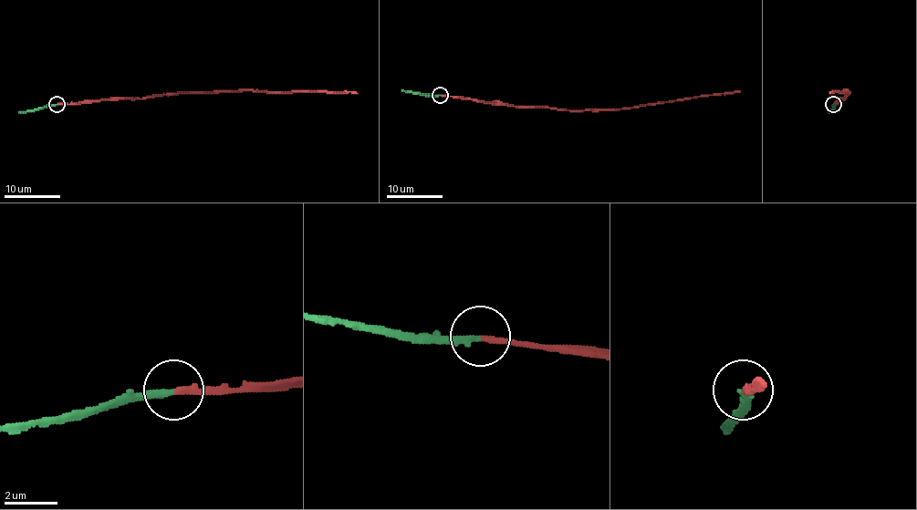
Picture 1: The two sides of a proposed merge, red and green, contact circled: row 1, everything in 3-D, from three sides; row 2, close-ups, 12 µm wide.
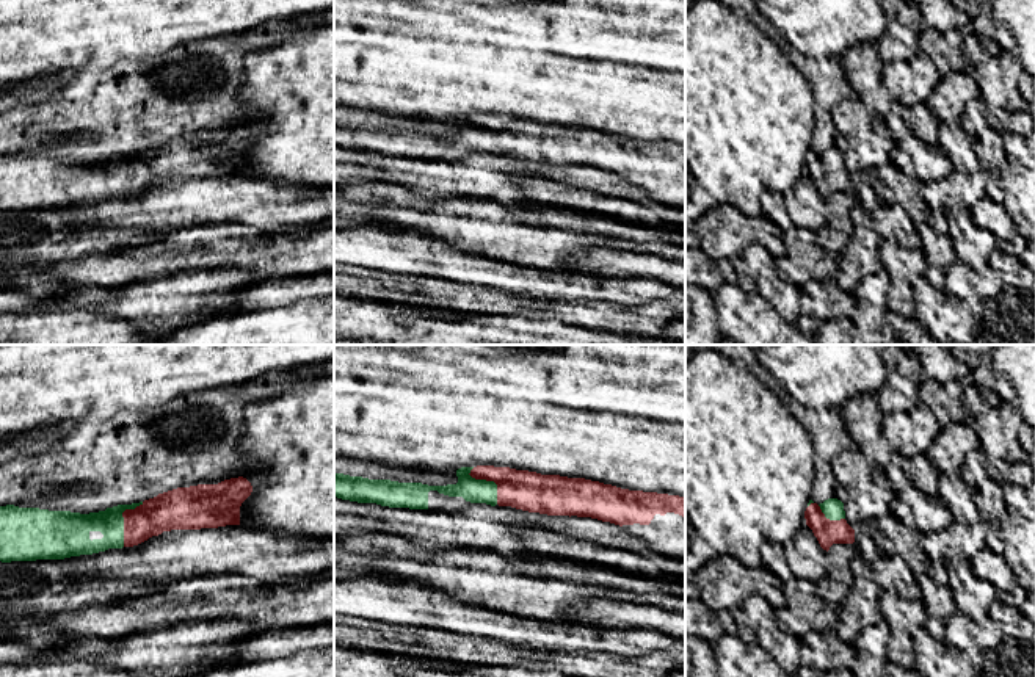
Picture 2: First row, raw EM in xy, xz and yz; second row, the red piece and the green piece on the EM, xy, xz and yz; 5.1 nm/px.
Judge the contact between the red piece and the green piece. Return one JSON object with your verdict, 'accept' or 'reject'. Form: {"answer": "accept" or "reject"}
{"answer": "accept"}

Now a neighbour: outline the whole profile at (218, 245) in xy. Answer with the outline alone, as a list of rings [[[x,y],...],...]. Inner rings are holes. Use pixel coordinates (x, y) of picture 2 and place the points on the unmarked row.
[[[238,223],[171,229],[157,240],[111,252],[44,266],[61,281],[64,296],[82,287],[111,290],[144,279],[218,268],[240,268],[263,277],[334,271],[334,249],[318,254],[282,252],[274,240],[300,227],[263,232]]]

